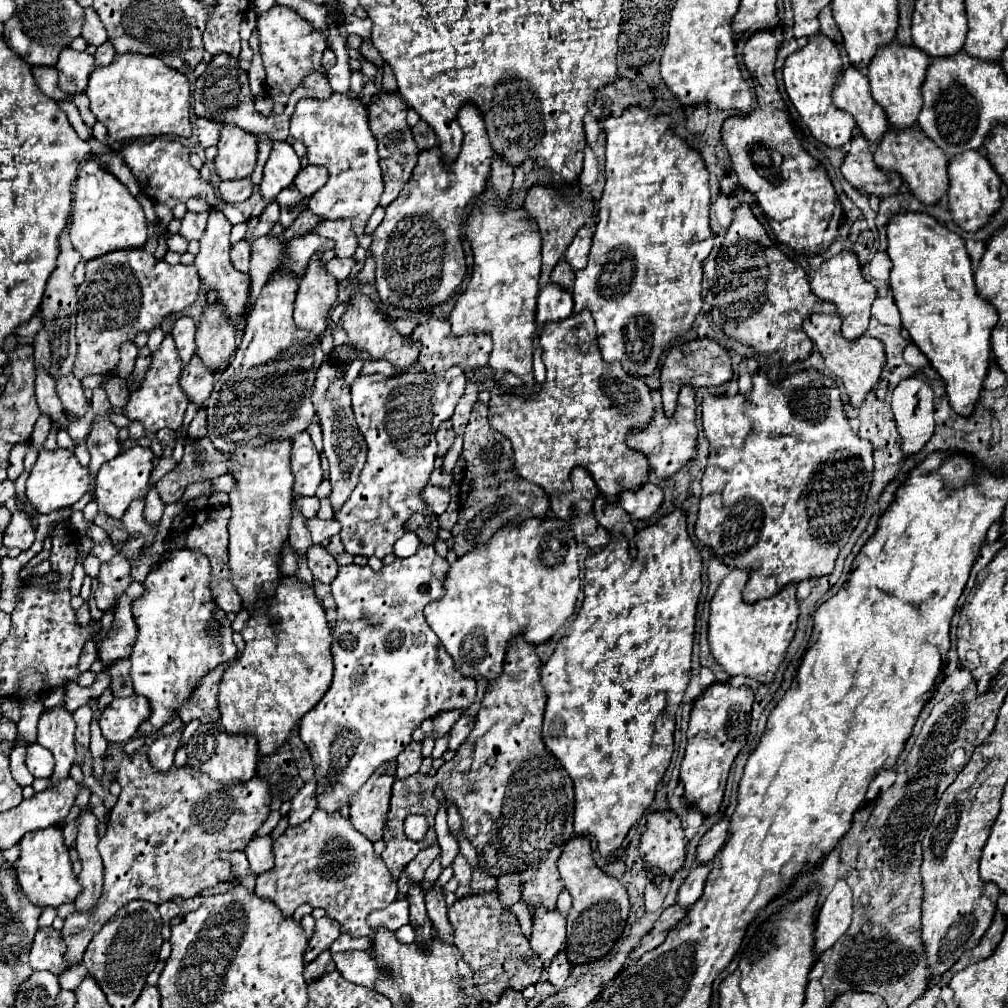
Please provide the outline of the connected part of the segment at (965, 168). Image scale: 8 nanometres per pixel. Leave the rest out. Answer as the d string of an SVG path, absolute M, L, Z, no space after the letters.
M965 152L955 156L949 164L949 210L957 226L965 232L981 230L989 218L1001 208L1001 178L981 152Z

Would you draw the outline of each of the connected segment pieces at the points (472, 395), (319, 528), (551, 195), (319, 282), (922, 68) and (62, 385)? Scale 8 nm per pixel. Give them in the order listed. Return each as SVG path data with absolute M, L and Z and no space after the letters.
M473 380L467 382L465 394L461 396L461 400L459 400L459 404L457 404L451 418L453 426L455 426L455 432L457 432L459 436L463 436L463 432L465 432L465 426L469 421L471 408L473 408L473 404L477 402L477 394L479 394L479 384L473 382Z
M321 518L307 520L307 528L309 528L315 544L321 544L323 540L329 540L331 536L341 532L341 524L337 520L321 520Z
M535 184L527 198L525 198L525 210L531 214L531 218L539 224L541 238L543 238L543 268L541 268L541 288L549 284L551 270L559 262L559 258L565 254L565 248L571 244L577 230L591 218L593 214L593 194L577 194L573 200L567 200L559 196L553 188L547 188L543 184Z
M321 254L309 260L305 276L299 280L295 300L295 322L299 328L321 334L327 328L327 314L337 300L337 278L321 264Z
M893 42L879 48L877 56L869 64L871 94L877 104L885 110L889 126L895 130L907 130L917 124L917 112L921 112L921 84L925 82L925 72L929 68L929 56L915 46L901 46Z
M69 374L69 376L63 376L63 378L57 378L57 388L55 388L59 400L63 402L63 408L75 416L83 416L87 412L87 400L83 396L83 388L81 388L81 382Z

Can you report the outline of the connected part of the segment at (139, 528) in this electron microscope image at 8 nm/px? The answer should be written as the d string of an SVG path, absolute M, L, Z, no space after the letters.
M135 500L135 502L129 506L129 510L125 512L125 516L121 518L121 522L123 522L123 526L127 528L129 536L133 536L133 534L143 534L145 540L147 540L147 546L149 546L149 544L153 542L155 534L157 534L157 526L151 526L151 524L145 522L145 518L143 518L143 506L145 506L143 500Z

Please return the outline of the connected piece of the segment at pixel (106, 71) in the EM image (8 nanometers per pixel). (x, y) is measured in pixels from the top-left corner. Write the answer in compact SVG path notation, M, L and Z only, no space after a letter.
M117 54L109 66L97 66L89 78L87 96L91 100L91 112L107 126L111 138L137 138L137 136L191 136L189 122L189 80L185 74L165 66L155 56L145 54Z

